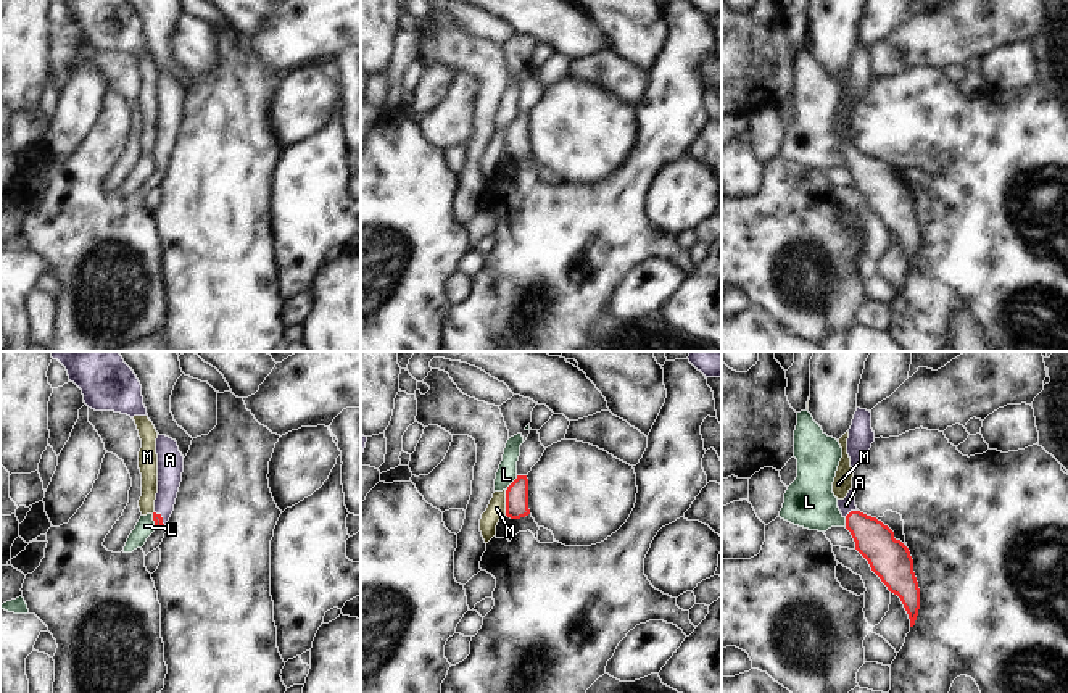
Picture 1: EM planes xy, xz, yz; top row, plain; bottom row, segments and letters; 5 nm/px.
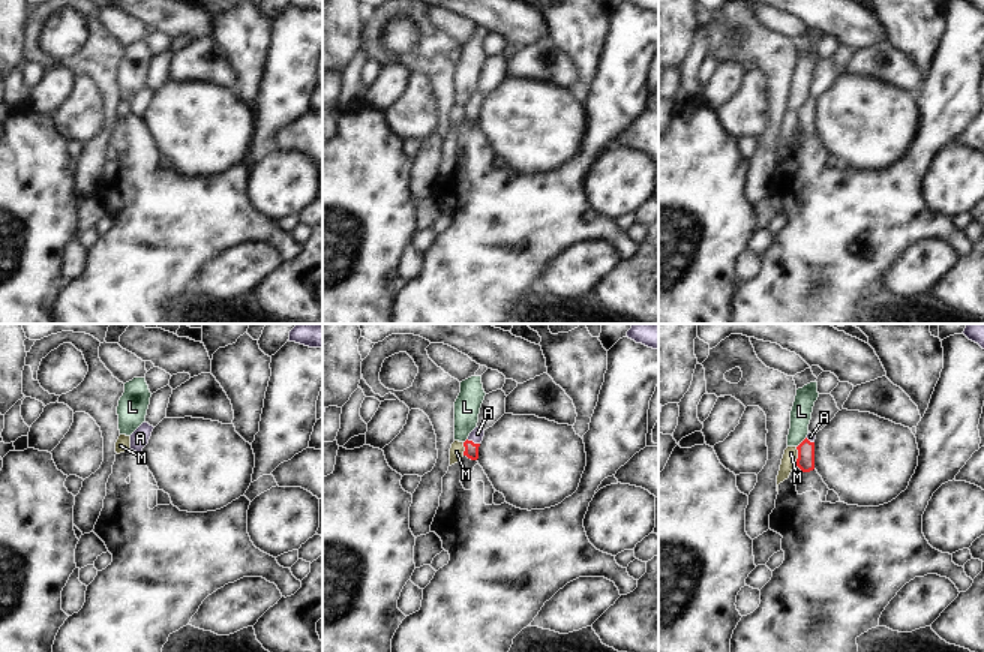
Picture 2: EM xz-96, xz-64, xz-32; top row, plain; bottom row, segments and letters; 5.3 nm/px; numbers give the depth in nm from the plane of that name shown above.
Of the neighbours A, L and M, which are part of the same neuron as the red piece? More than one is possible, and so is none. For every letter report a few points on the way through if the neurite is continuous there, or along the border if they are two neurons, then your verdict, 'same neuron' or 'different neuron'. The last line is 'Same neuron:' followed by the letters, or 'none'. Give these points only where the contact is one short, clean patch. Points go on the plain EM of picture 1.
A: way yz (873, 179), (851, 150), (846, 144); same neuron
L: border xz (517, 115), (506, 129); different neuron
M: different neuron
Same neuron: A

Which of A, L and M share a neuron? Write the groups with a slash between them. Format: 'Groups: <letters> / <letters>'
Groups: A / L / M

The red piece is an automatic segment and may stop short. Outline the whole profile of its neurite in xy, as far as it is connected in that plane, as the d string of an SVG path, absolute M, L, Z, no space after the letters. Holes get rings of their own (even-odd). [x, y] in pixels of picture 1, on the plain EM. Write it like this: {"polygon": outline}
{"polygon": "M159 74L156 77L158 93L158 132L155 139L153 160L156 169L166 169L166 163L174 150L177 131L182 121L184 95L177 81Z"}

